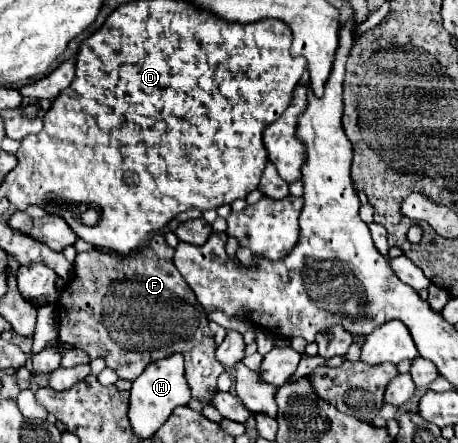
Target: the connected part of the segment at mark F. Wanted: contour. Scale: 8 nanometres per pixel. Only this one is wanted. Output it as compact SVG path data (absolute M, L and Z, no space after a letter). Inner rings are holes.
M155 234L151 242L127 256L99 250L77 254L71 282L77 282L77 286L69 286L57 304L63 342L87 352L89 358L105 358L107 368L129 382L143 372L147 362L183 354L191 396L201 404L211 404L223 364L215 358L215 340L209 332L207 314L193 296L193 290L181 280L173 264L173 248L161 234ZM79 282L89 282L87 290L81 290ZM187 344L193 346L187 348Z

